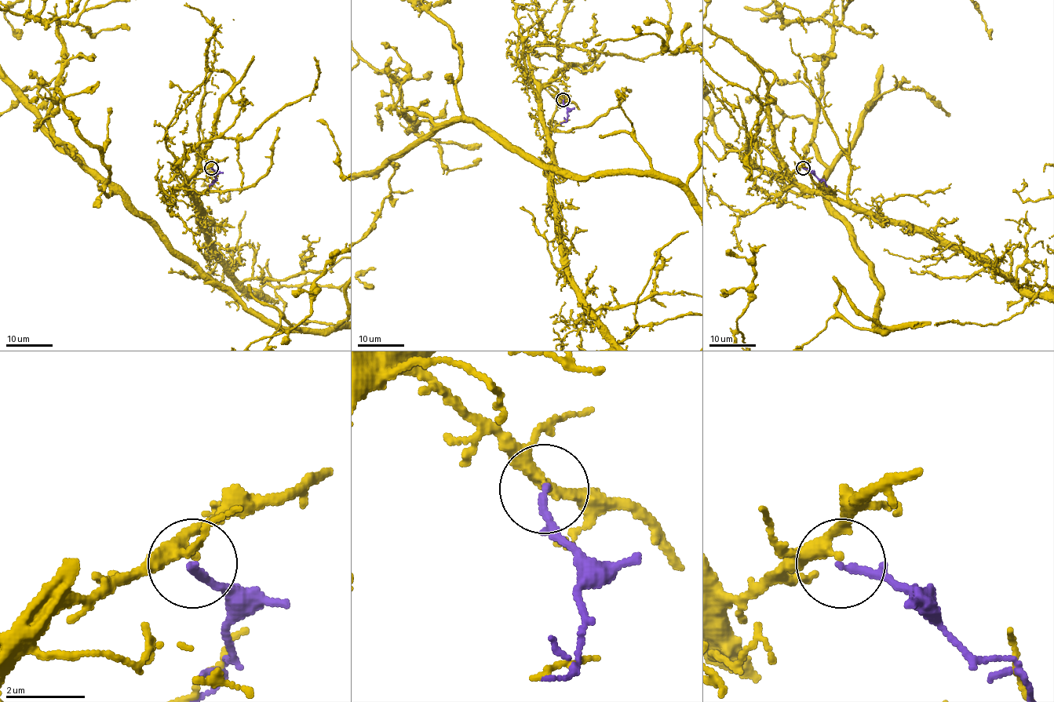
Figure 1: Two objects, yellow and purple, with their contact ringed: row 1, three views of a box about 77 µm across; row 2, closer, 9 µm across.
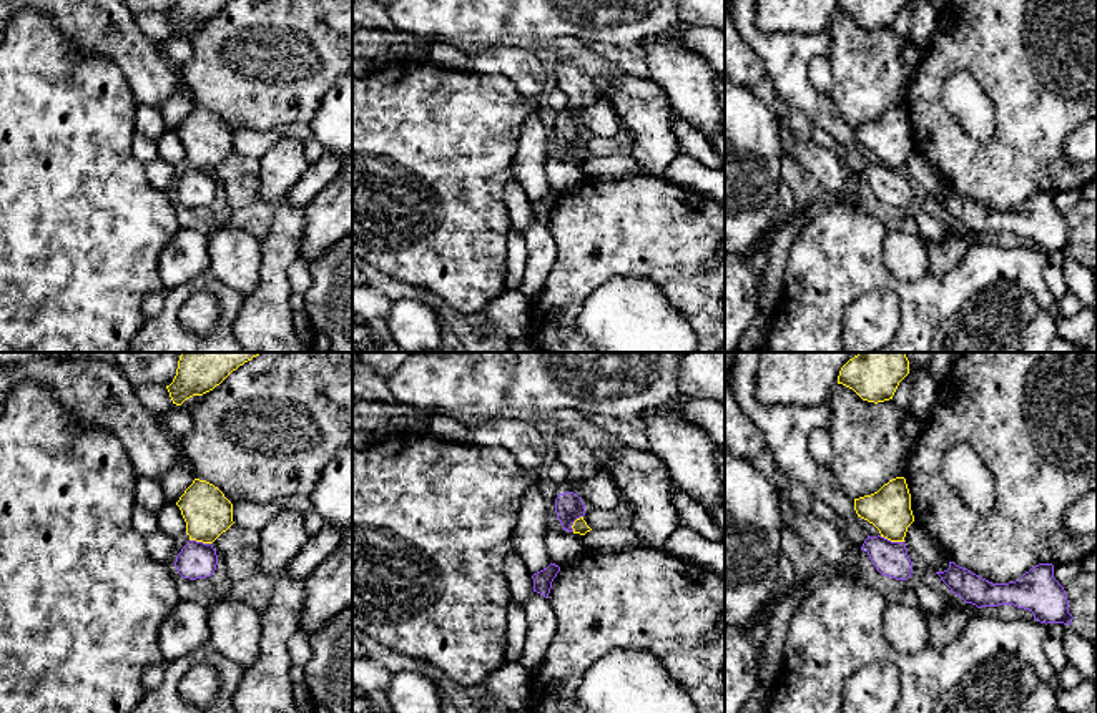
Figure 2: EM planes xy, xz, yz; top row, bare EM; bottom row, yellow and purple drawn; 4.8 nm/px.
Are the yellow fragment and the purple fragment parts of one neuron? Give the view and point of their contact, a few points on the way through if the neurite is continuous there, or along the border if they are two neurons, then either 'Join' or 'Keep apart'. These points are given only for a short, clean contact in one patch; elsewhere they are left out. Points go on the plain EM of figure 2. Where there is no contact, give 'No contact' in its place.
Touches yellow at yz (891, 168). Boundary: yz (880, 163), (903, 170). Keep apart

